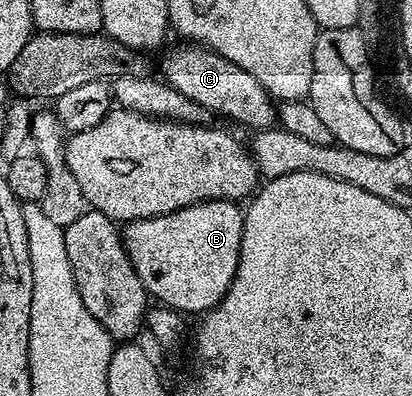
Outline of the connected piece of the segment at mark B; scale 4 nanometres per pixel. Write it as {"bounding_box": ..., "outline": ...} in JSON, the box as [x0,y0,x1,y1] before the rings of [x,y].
{"bounding_box":[124,201,245,315],"outline":[[[197,201],[158,217],[138,217],[124,226],[125,250],[154,302],[182,315],[204,315],[223,299],[235,279],[245,214],[236,201]]]}

